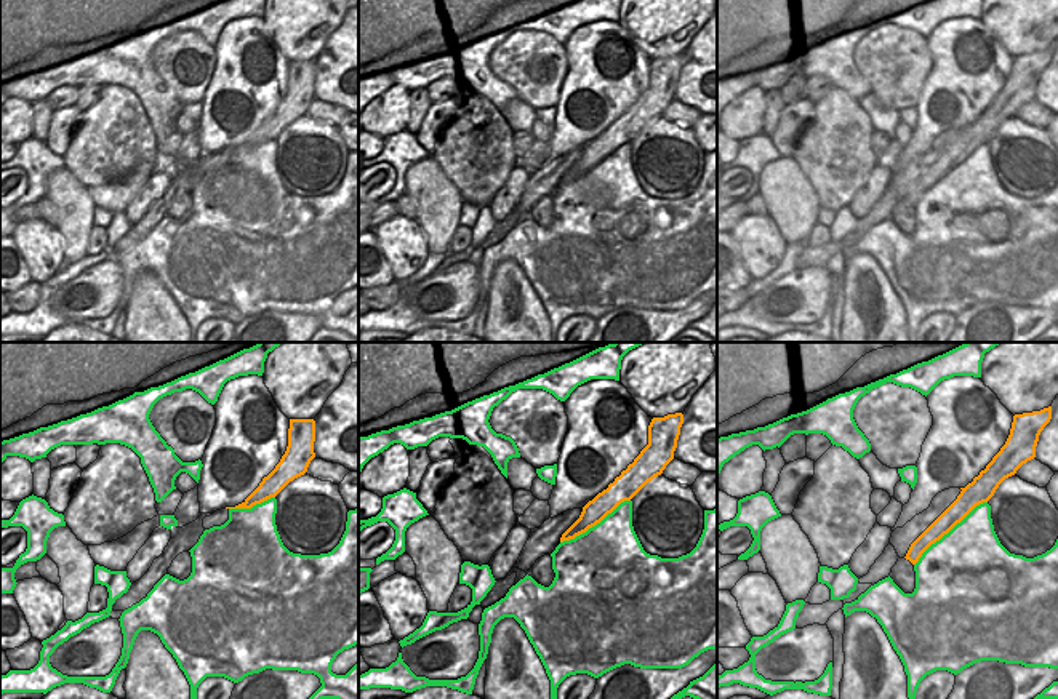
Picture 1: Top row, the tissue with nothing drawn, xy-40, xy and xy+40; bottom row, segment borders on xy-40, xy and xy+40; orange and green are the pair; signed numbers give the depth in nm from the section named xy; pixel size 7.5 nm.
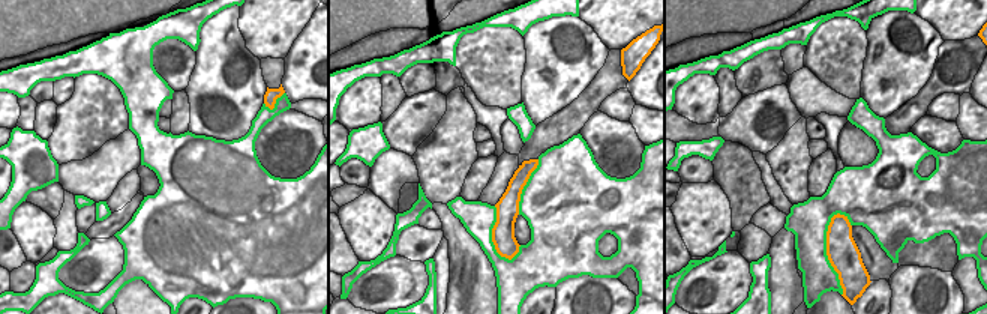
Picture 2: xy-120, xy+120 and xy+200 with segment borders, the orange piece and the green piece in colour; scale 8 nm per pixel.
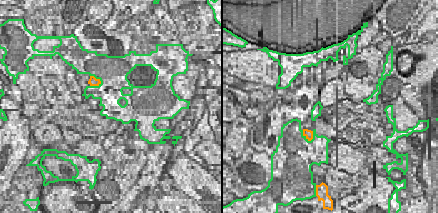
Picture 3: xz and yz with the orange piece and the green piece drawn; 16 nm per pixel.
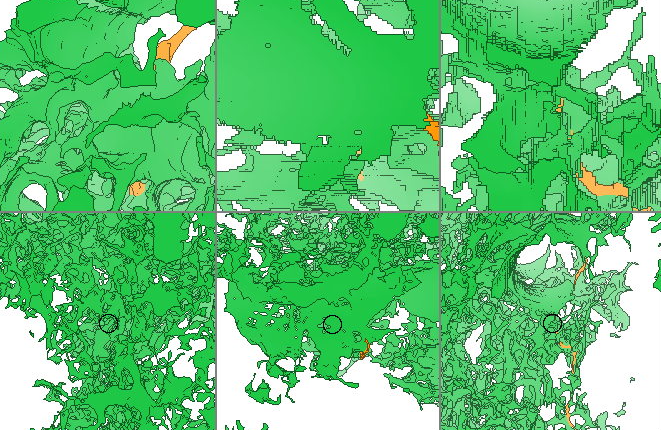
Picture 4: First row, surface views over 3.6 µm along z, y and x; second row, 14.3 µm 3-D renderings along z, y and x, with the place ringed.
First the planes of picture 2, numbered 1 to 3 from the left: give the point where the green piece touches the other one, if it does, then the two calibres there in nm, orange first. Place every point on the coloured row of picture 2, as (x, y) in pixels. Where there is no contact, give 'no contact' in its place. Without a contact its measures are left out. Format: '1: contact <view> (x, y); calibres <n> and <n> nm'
1: contact xy-120 (275, 102); calibres 110 and 120 nm
2: contact xy+120 (492, 236); calibres 190 and 260 nm
3: contact xy+200 (827, 254); calibres 260 and 260 nm

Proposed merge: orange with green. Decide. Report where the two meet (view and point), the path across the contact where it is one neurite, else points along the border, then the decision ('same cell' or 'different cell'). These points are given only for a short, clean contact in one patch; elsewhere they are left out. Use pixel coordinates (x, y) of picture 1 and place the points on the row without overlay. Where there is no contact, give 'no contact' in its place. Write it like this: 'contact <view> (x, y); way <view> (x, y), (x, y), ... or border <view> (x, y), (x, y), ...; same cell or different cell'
contact xy+40 (948, 173); different cell

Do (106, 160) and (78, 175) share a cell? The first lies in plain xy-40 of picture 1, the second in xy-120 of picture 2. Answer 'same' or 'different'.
different

